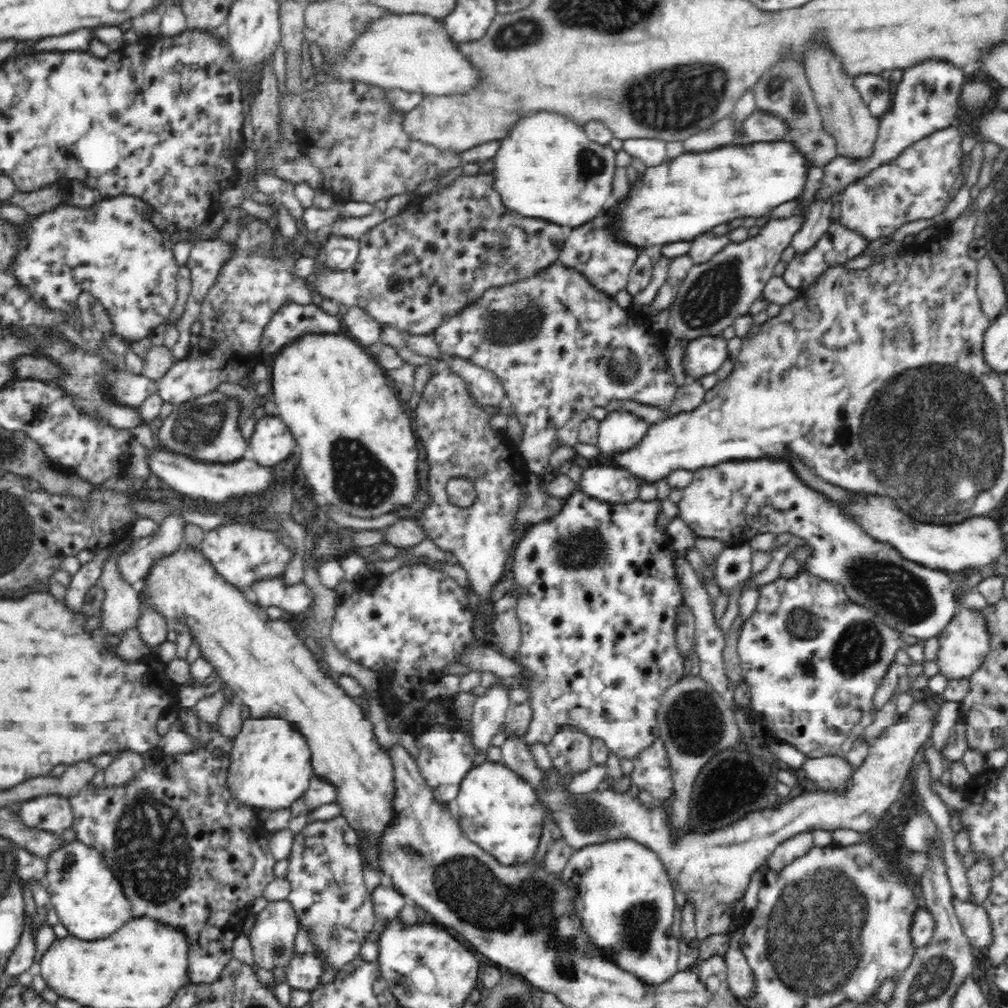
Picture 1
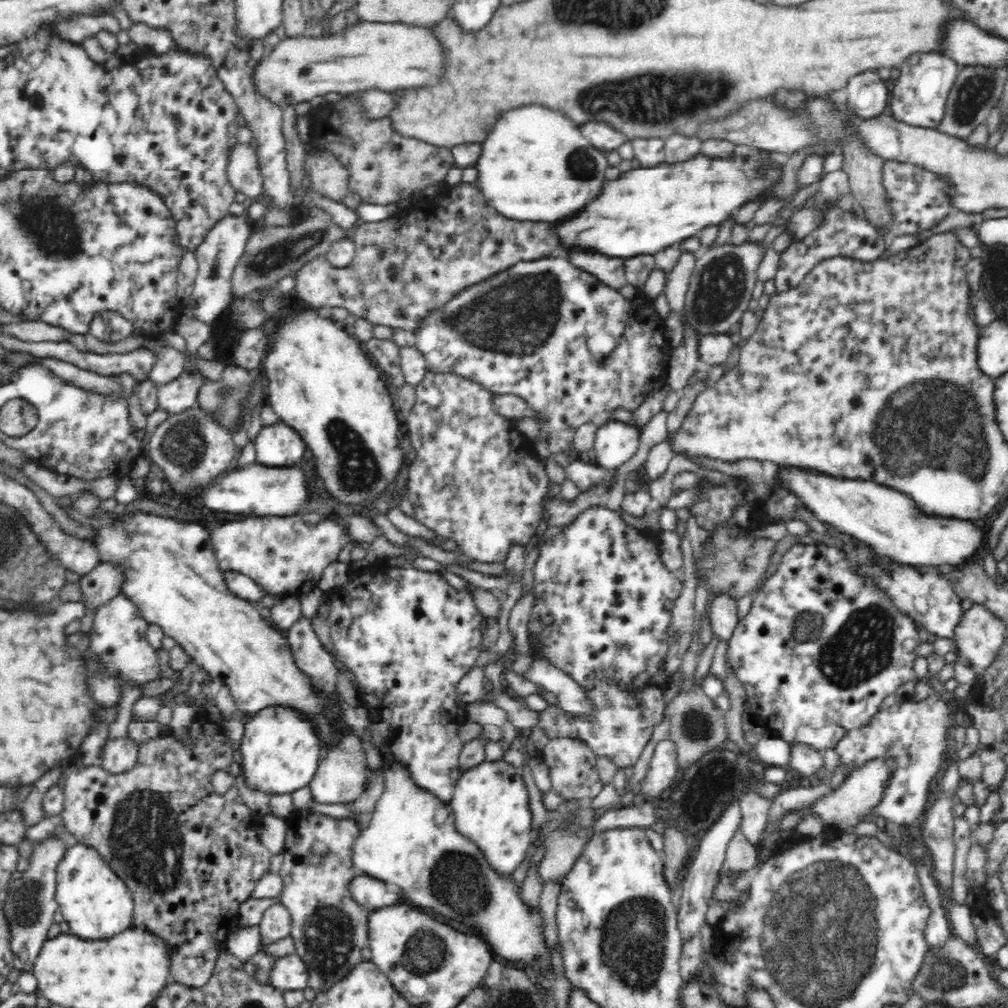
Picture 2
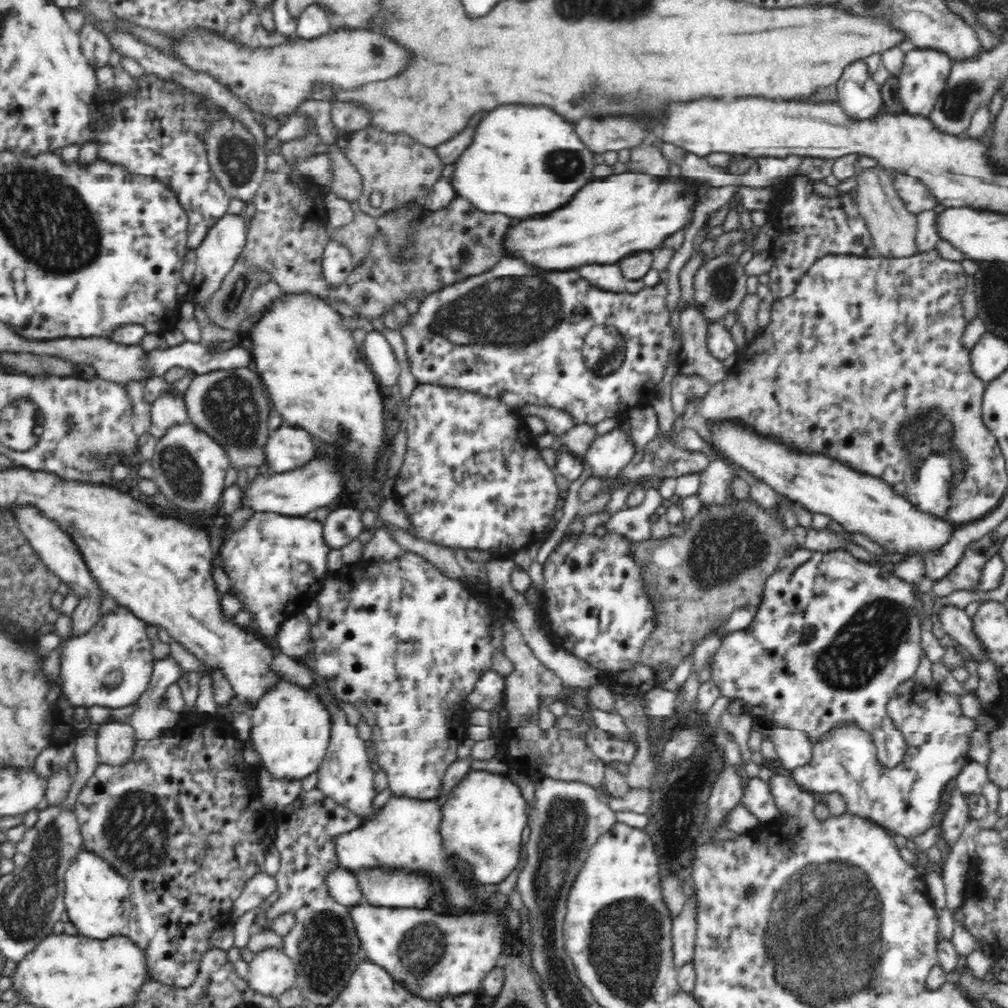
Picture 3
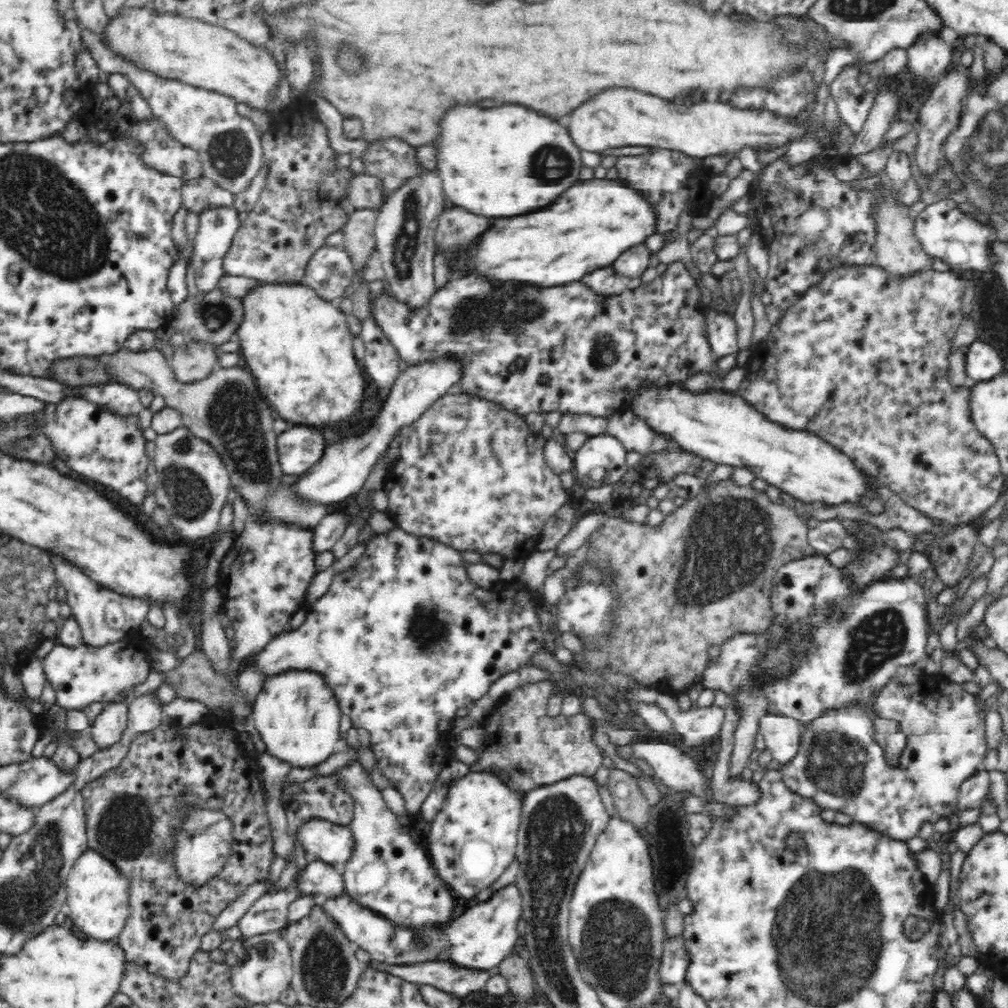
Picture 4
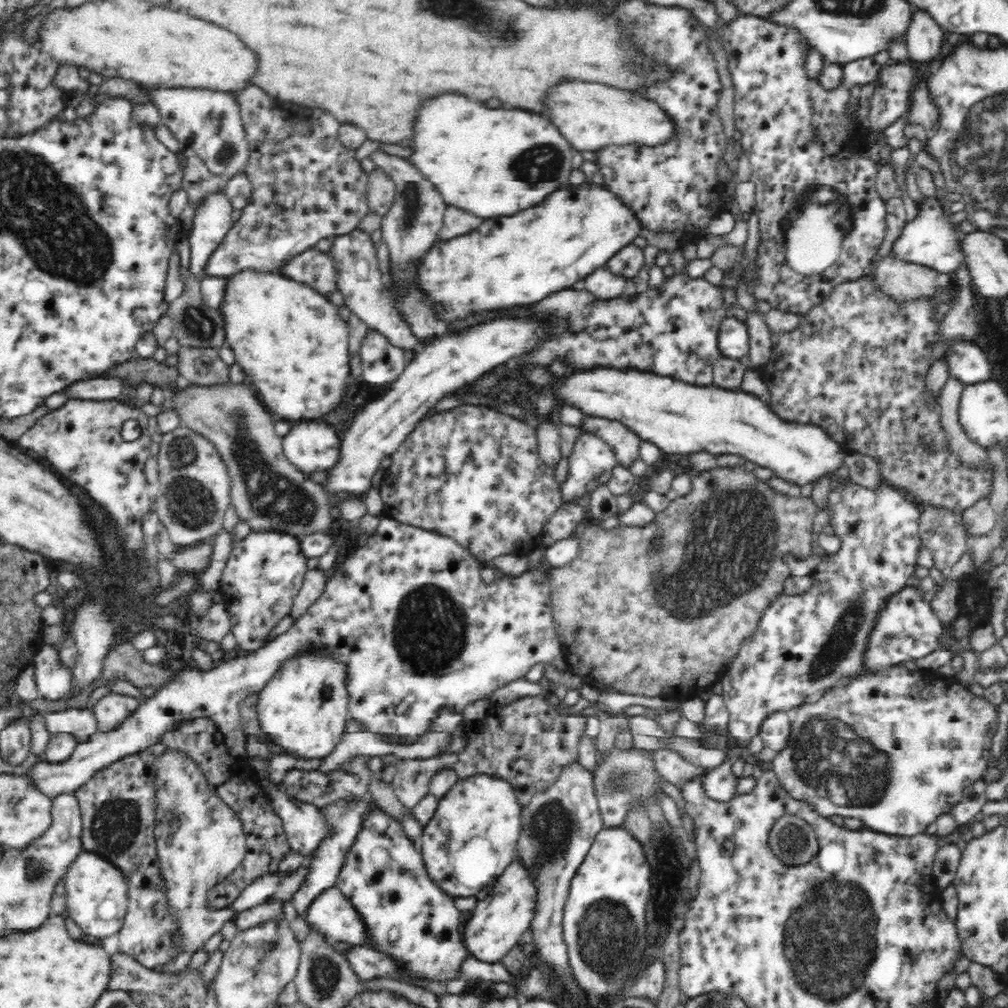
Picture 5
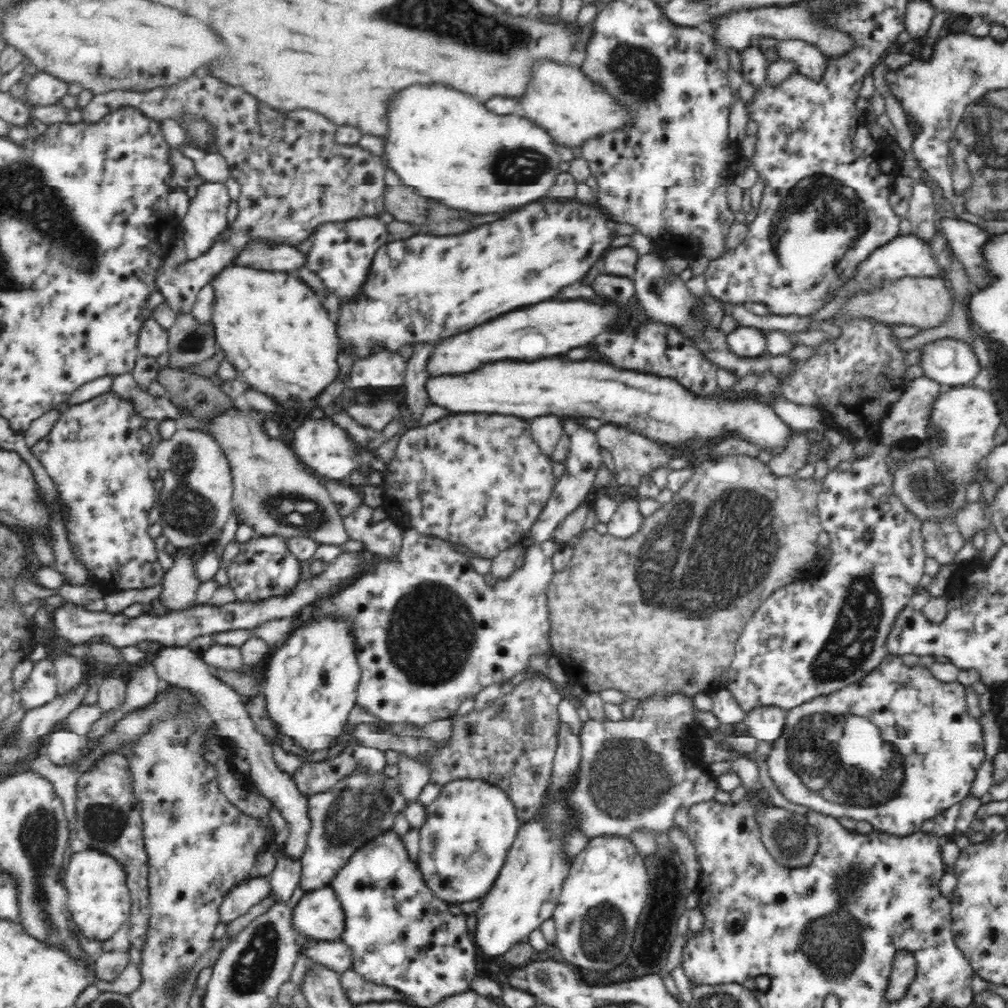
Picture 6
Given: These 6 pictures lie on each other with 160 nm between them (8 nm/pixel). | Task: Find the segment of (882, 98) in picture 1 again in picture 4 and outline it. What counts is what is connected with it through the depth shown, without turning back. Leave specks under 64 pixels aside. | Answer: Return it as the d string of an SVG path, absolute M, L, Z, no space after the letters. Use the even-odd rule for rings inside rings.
M855 64L846 65L829 87L842 122L854 136L858 136L862 130L874 94L866 91L864 86L860 86L859 76Z

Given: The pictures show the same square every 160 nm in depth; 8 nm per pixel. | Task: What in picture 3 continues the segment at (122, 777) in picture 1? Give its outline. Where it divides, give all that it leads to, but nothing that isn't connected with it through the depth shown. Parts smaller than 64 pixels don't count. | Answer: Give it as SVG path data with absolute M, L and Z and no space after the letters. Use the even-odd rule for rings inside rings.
M109 720L95 731L100 763L123 765L133 752L135 730L129 723Z

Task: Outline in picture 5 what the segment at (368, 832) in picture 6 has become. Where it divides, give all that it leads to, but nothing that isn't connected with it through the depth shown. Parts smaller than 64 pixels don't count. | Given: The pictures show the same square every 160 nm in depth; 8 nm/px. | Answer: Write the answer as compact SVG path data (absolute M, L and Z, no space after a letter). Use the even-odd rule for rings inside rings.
M368 792L366 797L342 797L341 799L330 801L325 804L319 812L327 824L327 835L318 843L318 846L311 852L310 864L308 864L308 872L304 876L304 882L300 884L300 888L296 890L293 896L293 904L297 914L305 915L305 908L312 904L312 900L316 896L320 896L324 890L333 888L336 885L338 876L347 860L350 848L353 847L352 842L356 839L362 822L368 818L368 814L372 814L374 810L380 810L380 805L374 801L372 794Z

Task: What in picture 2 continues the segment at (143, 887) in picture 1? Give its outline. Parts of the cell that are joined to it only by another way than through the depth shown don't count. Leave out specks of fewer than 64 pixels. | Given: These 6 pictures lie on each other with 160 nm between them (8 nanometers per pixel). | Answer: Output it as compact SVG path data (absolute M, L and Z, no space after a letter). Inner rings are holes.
M194 719L194 722L187 728L185 735L174 735L174 731L166 730L162 736L143 740L138 745L135 765L129 771L111 773L98 764L86 766L81 763L80 758L72 758L63 766L65 799L63 812L60 815L66 832L72 836L75 843L83 844L98 851L100 856L110 864L110 868L114 868L114 872L118 872L118 876L122 876L122 880L126 880L126 884L130 884L130 890L132 890L132 896L134 896L134 928L146 931L146 933L150 933L150 935L154 935L154 937L161 940L163 948L165 948L165 954L167 954L167 960L169 960L168 980L192 988L201 987L207 983L207 980L211 977L211 970L217 954L226 948L226 940L229 936L228 932L230 932L230 922L228 921L236 918L233 914L238 914L242 902L250 898L257 880L262 878L266 872L270 872L270 858L272 855L258 836L258 825L262 824L263 816L258 815L254 808L250 808L250 804L245 804L242 801L242 796L238 794L238 787L222 788L222 792L218 792L218 788L214 788L214 780L218 780L218 776L222 776L222 772L229 774L230 780L235 780L246 772L242 752L234 752L234 748L231 746L231 738L224 733L218 723L212 722L211 719Z

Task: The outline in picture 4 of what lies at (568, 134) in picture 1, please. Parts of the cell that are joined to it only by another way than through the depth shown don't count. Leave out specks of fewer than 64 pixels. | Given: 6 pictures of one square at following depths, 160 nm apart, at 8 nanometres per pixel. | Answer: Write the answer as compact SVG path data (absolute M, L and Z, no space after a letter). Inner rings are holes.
M474 104L452 106L438 120L438 138L432 142L436 146L435 168L449 205L488 218L508 218L522 212L534 212L534 208L544 208L558 192L564 192L578 180L583 166L580 150L566 128L565 121L560 126L560 122L552 118L544 118L538 112L514 104L500 108L478 108Z

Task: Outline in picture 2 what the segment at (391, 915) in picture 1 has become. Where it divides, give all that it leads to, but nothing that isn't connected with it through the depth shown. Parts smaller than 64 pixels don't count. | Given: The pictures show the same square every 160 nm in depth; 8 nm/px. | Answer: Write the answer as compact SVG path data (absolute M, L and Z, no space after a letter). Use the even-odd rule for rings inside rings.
M359 873L348 881L348 893L356 904L364 906L368 911L398 904L400 897L395 888Z

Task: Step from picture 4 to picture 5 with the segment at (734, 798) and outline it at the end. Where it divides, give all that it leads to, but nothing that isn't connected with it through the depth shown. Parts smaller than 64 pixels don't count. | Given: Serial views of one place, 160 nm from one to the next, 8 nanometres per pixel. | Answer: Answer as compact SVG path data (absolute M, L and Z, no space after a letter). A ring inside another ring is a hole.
M729 763L716 766L701 778L703 794L717 801L727 801L736 796L737 784L738 778L732 774Z

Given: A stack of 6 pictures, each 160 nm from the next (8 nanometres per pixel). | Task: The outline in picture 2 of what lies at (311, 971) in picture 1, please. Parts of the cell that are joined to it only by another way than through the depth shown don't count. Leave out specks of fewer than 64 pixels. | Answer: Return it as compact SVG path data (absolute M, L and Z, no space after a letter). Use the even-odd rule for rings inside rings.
M295 953L278 957L268 972L270 986L279 991L304 990L307 986L307 971Z

